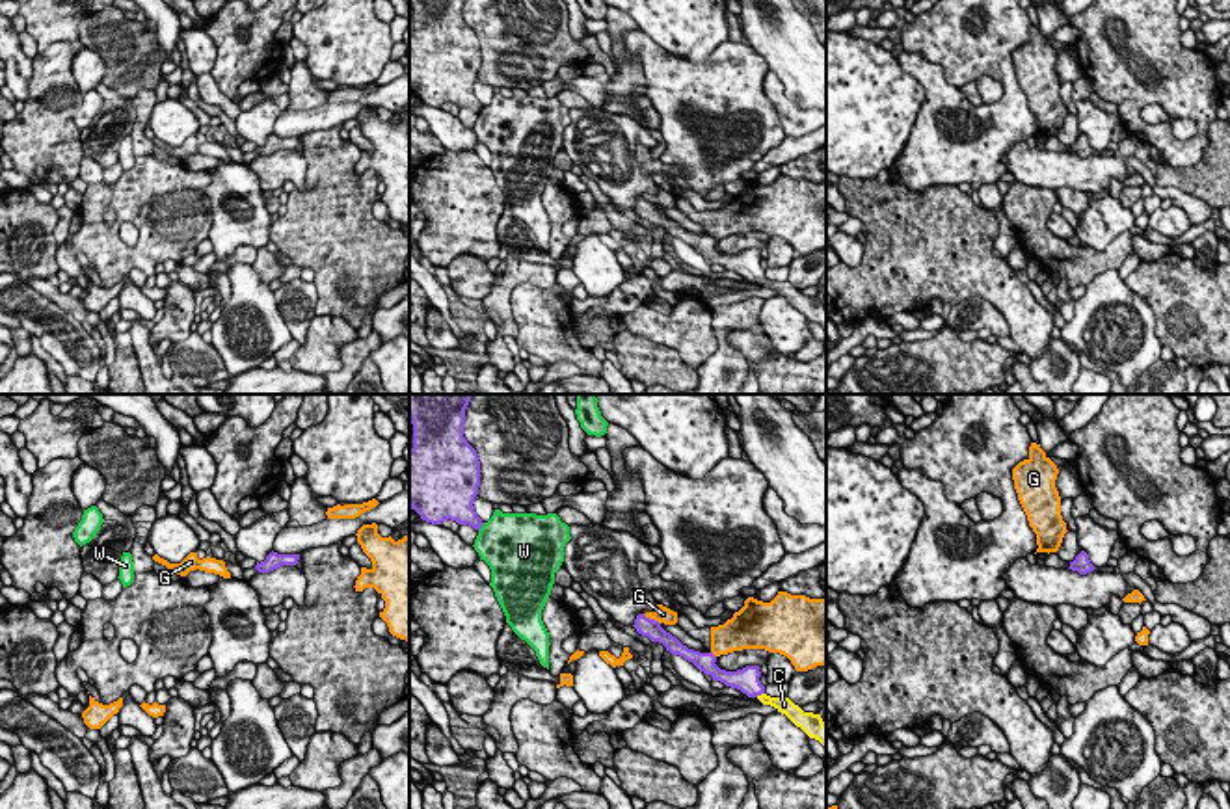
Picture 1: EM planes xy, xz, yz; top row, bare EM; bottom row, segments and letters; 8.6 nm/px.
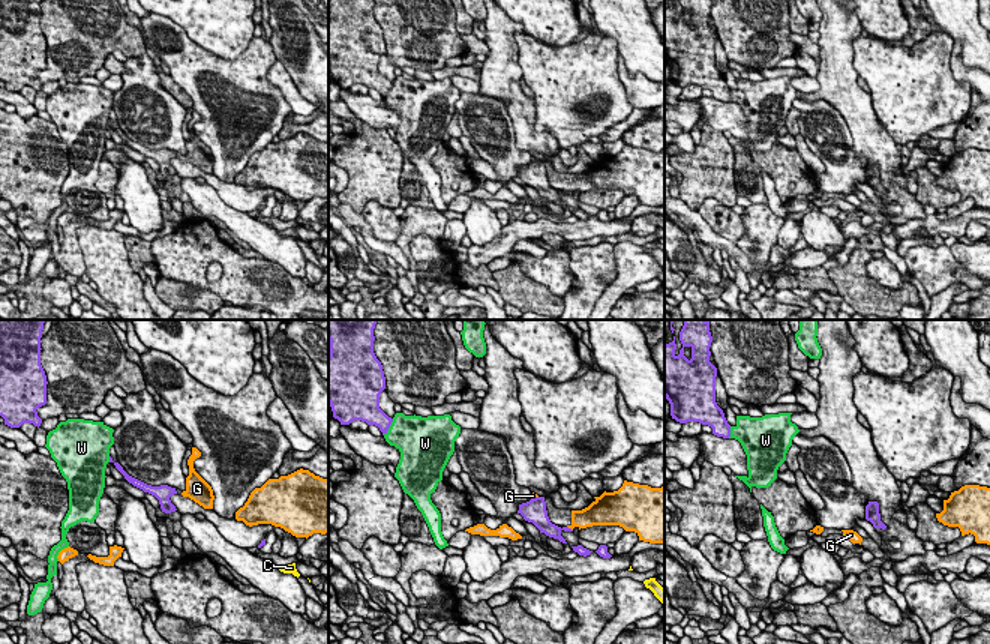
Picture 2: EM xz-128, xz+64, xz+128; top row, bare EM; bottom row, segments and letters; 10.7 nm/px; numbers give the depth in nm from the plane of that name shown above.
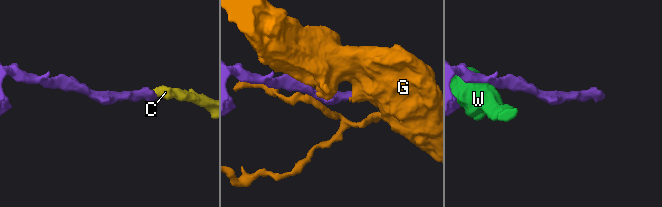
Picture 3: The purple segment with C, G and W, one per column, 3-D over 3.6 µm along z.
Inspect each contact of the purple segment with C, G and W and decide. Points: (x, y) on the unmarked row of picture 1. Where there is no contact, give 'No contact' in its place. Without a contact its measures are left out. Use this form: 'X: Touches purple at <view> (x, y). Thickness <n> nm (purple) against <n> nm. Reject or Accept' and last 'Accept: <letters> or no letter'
C: Touches purple at xz (760, 278). Thickness 220 nm (purple) against 140 nm. Accept
G: Touches purple at xz (652, 203). Thickness 160 nm (purple) against 140 nm. Reject
W: Touches purple at xz (481, 110). Thickness 240 nm (purple) against 480 nm. Reject
Accept: C

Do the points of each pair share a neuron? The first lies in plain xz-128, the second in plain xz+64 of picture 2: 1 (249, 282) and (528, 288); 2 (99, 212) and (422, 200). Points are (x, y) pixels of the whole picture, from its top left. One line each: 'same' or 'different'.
1: different
2: same

